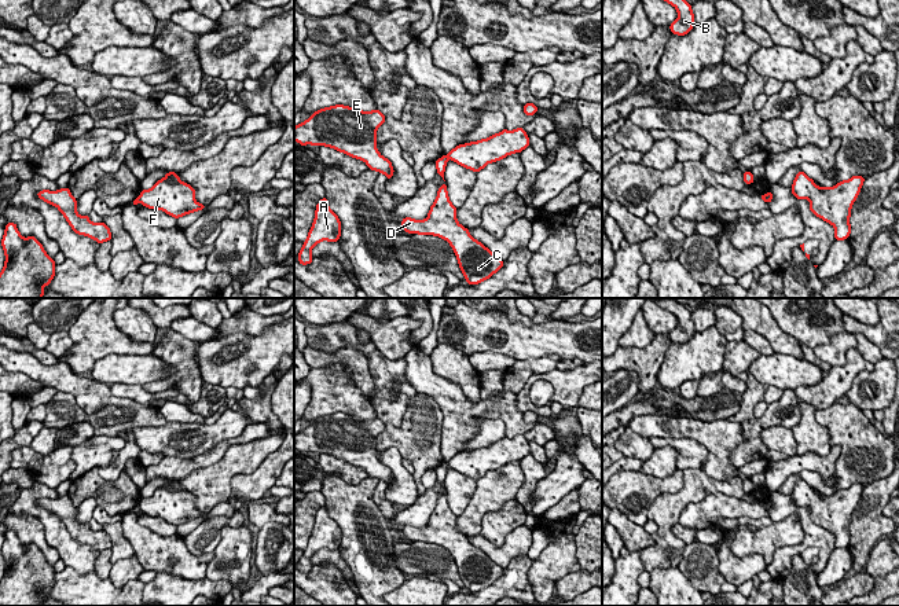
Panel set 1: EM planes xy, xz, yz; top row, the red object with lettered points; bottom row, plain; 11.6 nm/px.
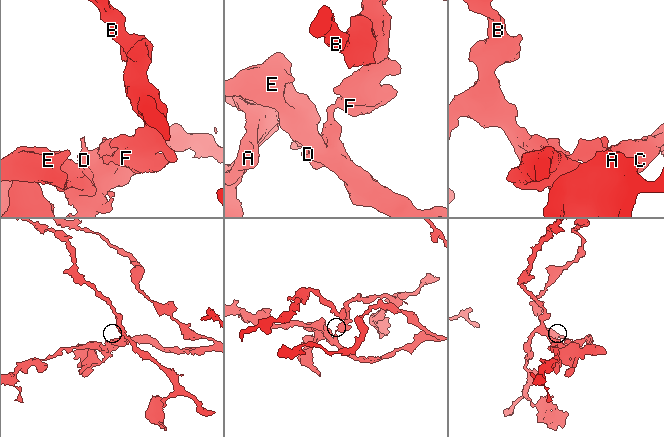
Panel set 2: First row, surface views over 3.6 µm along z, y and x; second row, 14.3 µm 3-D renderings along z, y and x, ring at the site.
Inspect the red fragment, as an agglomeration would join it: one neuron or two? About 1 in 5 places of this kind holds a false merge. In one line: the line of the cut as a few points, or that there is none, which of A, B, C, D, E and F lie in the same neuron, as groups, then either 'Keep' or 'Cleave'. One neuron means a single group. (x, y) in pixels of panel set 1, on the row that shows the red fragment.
Split along xz (446, 155), (448, 158). Groups: A C D E / B F. Cleave

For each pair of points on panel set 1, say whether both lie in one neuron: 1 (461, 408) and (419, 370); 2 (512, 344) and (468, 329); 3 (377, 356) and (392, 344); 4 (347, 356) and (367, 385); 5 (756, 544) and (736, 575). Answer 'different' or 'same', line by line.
1: same
2: same
3: different
4: same
5: different

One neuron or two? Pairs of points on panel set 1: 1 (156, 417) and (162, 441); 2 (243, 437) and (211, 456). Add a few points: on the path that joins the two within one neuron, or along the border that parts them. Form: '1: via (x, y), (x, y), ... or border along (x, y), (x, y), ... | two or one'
1: border along (167, 421), (162, 425), (136, 426), (134, 443) | two
2: via (235, 440), (219, 450) | one

